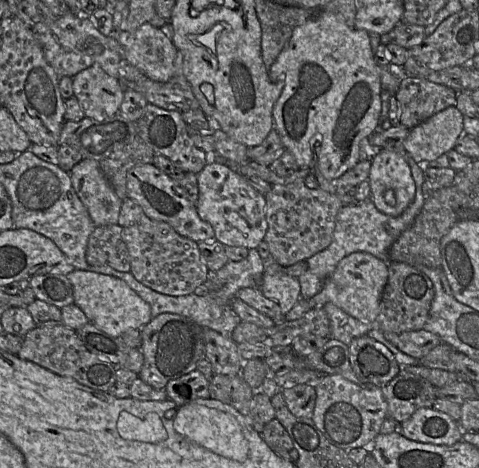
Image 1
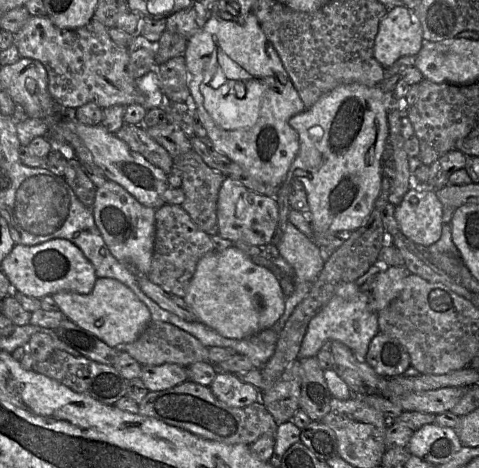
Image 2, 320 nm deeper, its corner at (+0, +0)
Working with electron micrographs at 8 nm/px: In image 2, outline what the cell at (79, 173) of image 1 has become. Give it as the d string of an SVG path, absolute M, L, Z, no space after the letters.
M107 180L102 186L97 188L95 202L91 211L95 224L110 253L118 261L128 264L139 276L147 276L151 269L154 251L156 209L141 204L122 186L111 180Z

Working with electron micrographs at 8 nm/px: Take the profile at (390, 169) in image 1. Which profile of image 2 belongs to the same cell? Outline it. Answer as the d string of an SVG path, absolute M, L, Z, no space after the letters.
M428 184L413 185L395 206L394 215L401 233L418 247L427 248L441 237L442 203Z

